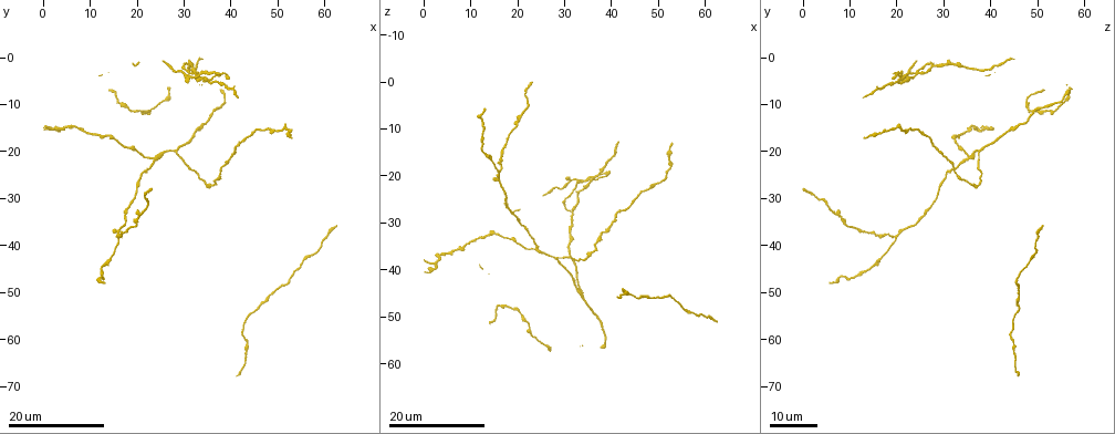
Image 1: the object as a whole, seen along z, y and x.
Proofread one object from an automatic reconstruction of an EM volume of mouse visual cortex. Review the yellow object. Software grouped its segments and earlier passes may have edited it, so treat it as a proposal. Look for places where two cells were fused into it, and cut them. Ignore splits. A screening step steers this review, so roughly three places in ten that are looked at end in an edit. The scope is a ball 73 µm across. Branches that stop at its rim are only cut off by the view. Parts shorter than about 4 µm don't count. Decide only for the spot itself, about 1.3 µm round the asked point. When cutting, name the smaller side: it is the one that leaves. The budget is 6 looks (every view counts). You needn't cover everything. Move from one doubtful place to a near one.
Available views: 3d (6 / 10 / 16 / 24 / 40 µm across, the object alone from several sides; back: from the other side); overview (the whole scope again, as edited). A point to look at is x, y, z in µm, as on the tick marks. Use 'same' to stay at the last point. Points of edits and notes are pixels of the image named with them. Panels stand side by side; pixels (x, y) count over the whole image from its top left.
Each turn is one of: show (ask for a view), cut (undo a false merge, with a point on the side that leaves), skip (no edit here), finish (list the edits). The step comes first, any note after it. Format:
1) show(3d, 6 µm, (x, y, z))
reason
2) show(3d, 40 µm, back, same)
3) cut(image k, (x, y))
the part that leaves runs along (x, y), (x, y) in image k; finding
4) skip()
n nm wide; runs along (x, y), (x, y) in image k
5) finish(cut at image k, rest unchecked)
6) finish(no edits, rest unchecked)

show(3d, 16 µm, (28.0, 20.0, 37.5))
branch point

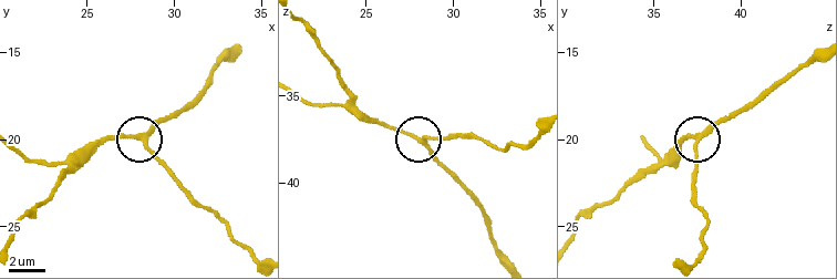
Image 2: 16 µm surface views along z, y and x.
show(3d, 6 µm, (28.0, 20.0, 37.5))

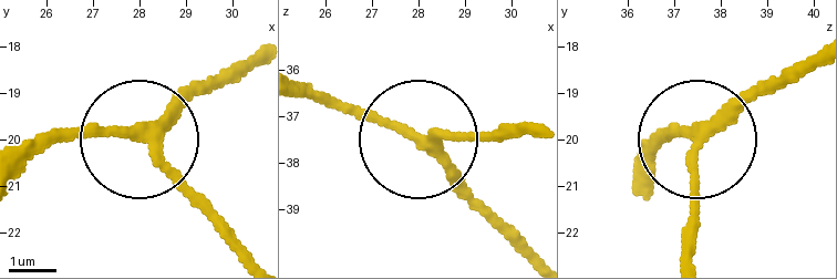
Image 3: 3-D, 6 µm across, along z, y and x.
skip()
220 nm wide; runs along (533, 258), (413, 140), (307, 95) in image 3; all the same cell

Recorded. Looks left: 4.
show(3d, 24 µm, (13.5, 44.5, 15.0))
sudden change in width

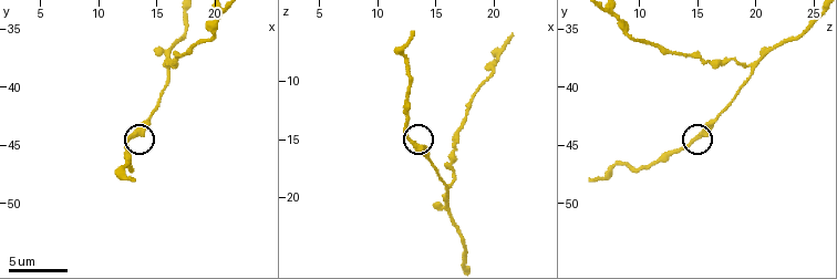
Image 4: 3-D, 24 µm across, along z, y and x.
show(3d, 10 µm, (13.0, 44.2, 15.2))

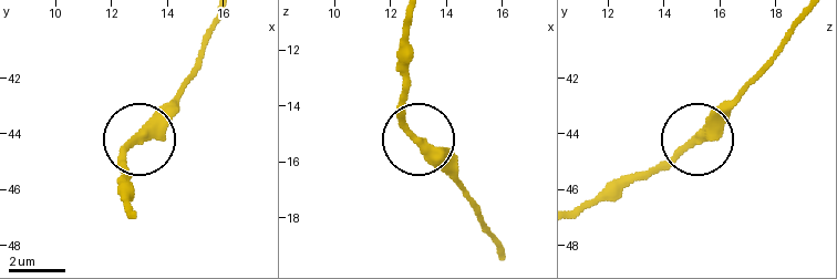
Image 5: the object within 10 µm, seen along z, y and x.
skip()
runs along (503, 255), (455, 176), (407, 125), (405, 92) in image 5; all the same cell

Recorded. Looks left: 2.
show(3d, 6 µm, (16.0, 38.4, 19.6))
two arms in line, one across

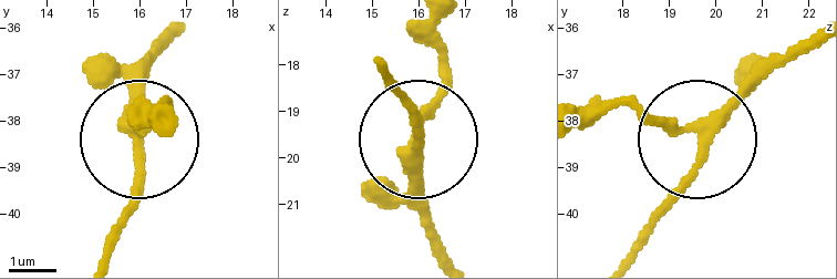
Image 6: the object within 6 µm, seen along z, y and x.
skip()
3 arms; runs along (168, 38), (145, 65), (145, 181), (121, 236) in image 6; all the same cell

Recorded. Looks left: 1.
finish(no edits, rest unchecked)

